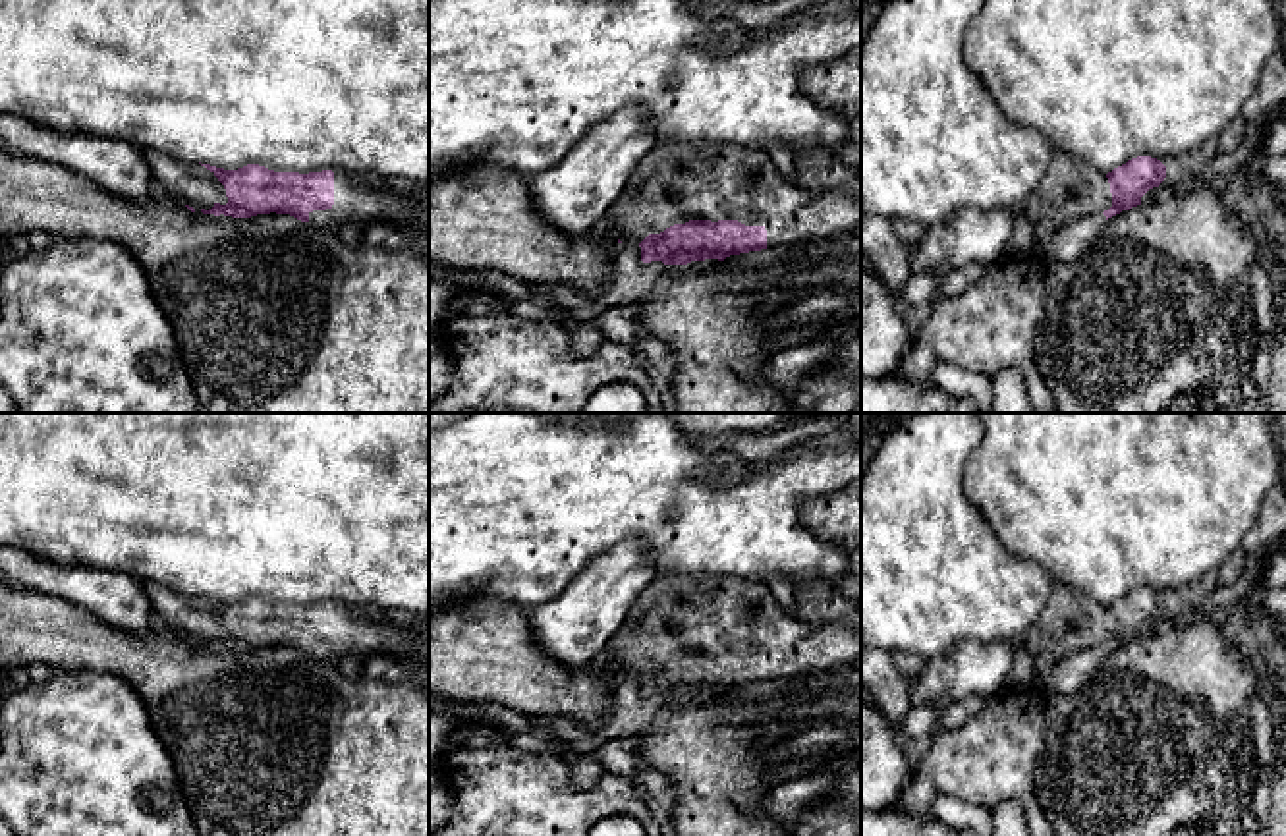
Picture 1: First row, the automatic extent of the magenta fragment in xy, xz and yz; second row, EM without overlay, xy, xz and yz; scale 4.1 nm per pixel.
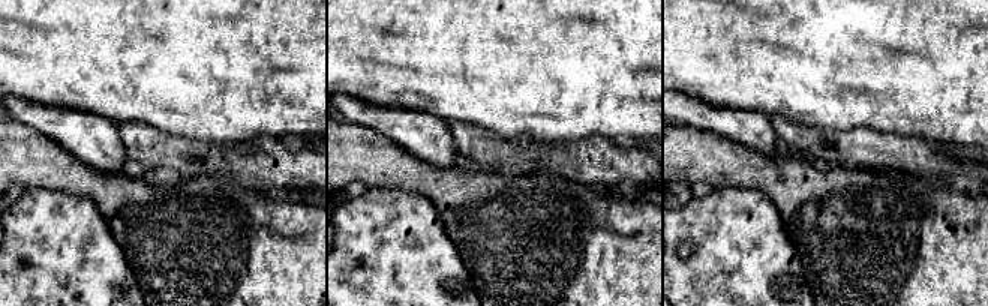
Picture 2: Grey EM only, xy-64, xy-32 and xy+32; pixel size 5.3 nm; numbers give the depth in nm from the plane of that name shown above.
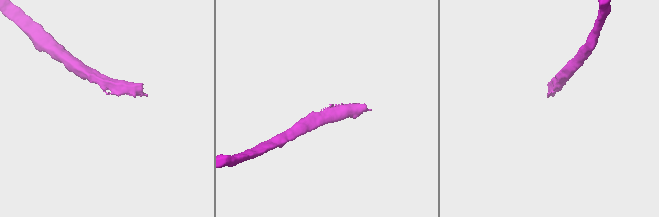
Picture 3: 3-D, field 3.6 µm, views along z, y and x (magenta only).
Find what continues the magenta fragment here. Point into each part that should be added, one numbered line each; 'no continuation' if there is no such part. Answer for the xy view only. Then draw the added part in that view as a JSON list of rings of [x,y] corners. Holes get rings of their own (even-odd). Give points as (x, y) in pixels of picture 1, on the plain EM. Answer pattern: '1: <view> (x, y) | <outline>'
1: xy (192, 616) | [[[143,581],[143,587],[153,610],[176,635],[205,643],[216,635],[228,635],[226,622],[214,604],[199,595],[187,595],[154,581]]]

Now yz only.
1: yz (1070, 620) | [[[1054,579],[1050,597],[1021,645],[1031,655],[1035,676],[1041,676],[1072,653],[1103,647],[1110,639],[1106,606]]]

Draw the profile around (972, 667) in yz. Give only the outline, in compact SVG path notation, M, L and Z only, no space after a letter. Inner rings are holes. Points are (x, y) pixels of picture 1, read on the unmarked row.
M960 641L948 655L938 655L925 660L917 678L908 678L913 705L929 703L940 712L952 703L971 695L992 697L1006 687L1014 664L1014 647L1021 641Z

